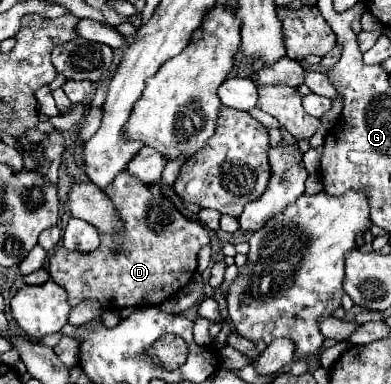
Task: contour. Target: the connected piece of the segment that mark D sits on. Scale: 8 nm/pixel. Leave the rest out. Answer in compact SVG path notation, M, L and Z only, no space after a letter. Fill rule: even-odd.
M130 172L118 174L110 190L104 190L124 220L124 230L116 236L100 234L100 248L88 254L68 252L58 246L50 256L50 276L68 292L70 306L84 298L98 300L106 310L158 306L180 292L196 272L196 254L210 242L200 222L184 218L162 194L158 184L144 184Z

